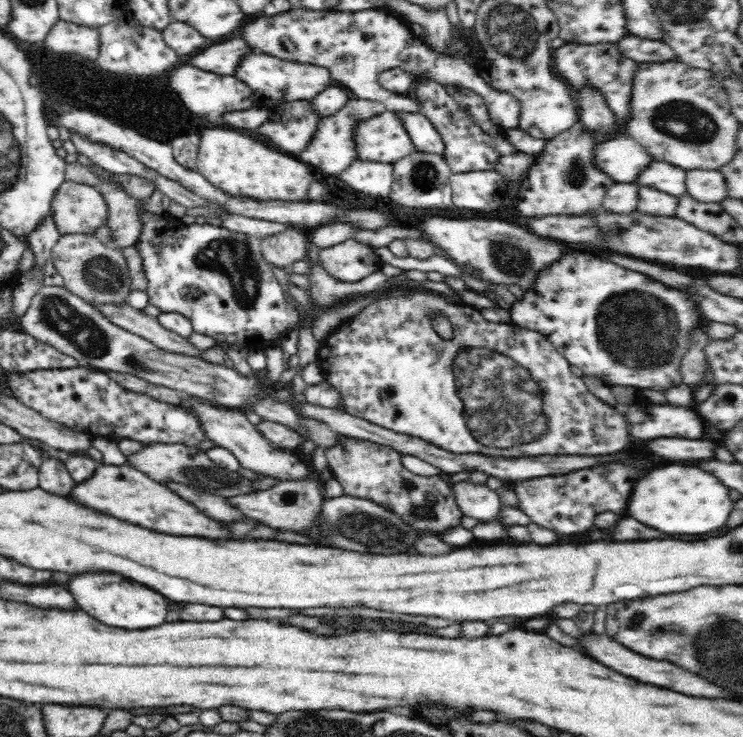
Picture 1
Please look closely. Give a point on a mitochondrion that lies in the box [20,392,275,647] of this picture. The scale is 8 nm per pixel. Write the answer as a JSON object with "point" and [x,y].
{"point":[205,477]}

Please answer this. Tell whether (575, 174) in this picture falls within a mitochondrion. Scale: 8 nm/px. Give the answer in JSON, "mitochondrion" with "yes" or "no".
{"mitochondrion":"yes"}

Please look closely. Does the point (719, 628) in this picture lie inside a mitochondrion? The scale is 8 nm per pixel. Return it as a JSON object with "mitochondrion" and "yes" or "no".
{"mitochondrion":"yes"}

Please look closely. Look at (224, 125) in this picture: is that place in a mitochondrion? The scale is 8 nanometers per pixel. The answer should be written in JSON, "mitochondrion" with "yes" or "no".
{"mitochondrion":"no"}

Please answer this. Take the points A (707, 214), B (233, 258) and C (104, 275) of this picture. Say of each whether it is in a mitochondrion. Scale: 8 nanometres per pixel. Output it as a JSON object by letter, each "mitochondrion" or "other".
{"A":"mitochondrion","B":"mitochondrion","C":"mitochondrion"}

